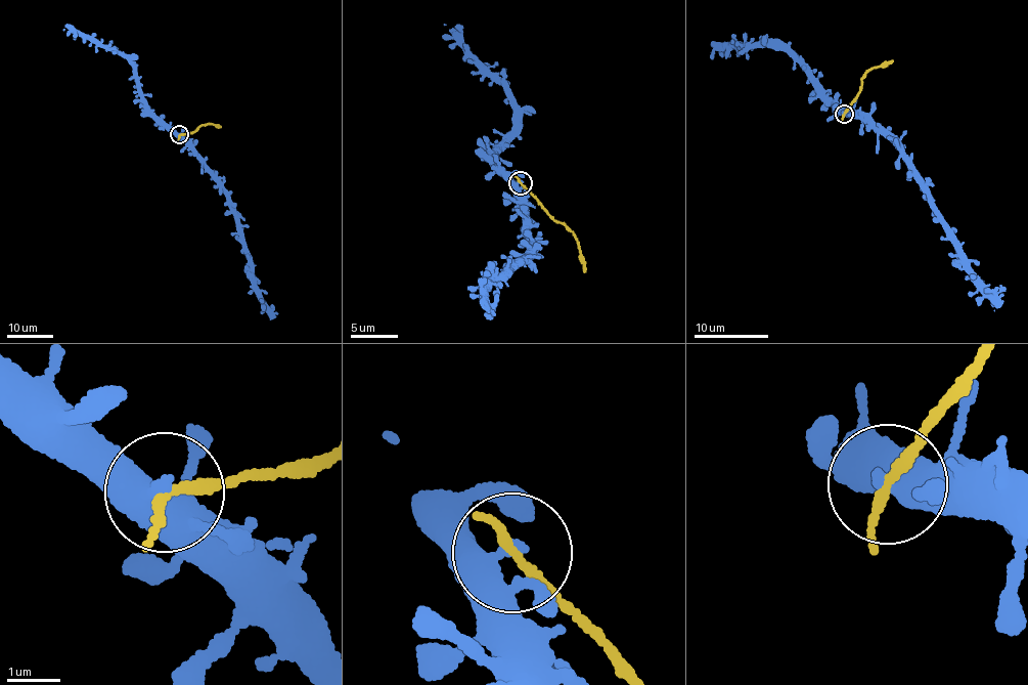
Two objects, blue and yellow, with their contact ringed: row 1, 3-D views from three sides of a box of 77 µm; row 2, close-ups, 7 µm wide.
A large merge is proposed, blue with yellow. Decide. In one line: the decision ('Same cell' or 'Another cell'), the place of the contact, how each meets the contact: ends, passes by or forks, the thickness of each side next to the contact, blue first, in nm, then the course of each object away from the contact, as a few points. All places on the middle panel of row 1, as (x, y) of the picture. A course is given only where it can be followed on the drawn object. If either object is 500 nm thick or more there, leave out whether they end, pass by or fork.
Another cell. Place: (520, 182). Thickness 500 nm (blue) against 240 nm. Course of blue: (521, 183), (517, 202), (532, 244), (498, 275), (486, 275), (480, 296). Course of yellow: (521, 183), (575, 237), (585, 272)

